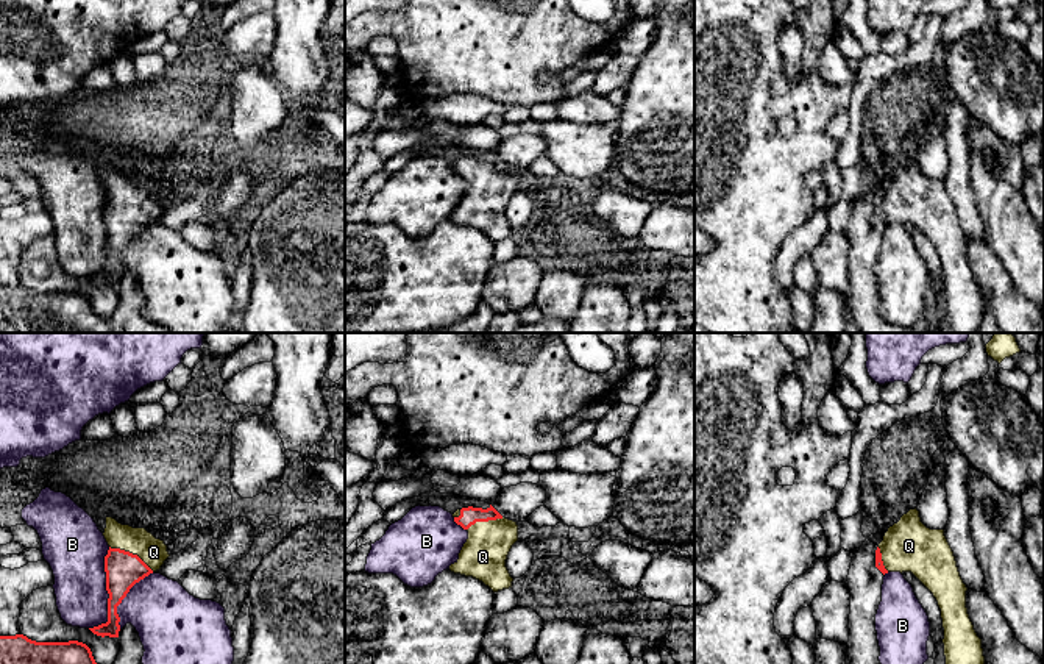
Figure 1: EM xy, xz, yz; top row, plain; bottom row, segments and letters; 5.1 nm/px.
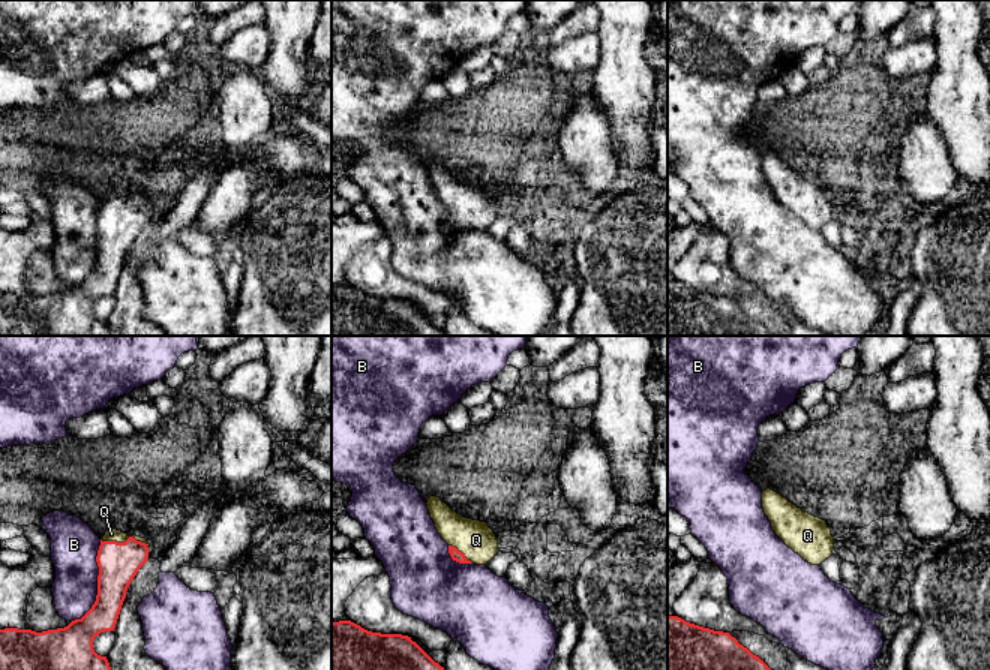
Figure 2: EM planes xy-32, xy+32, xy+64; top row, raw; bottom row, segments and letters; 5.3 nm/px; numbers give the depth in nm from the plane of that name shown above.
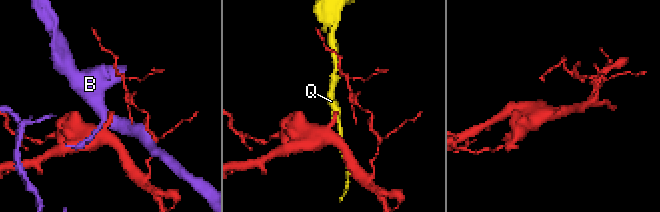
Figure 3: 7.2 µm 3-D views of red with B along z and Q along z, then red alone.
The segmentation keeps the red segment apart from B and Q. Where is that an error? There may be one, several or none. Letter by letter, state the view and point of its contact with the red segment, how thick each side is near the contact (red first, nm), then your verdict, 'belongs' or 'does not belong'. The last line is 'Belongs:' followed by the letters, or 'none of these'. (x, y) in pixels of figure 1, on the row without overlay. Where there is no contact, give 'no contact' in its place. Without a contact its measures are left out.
B: xy (108, 242) | 190/280 nm | does not belong
Q: xy (131, 203) | 190/140 nm | belongs
Belongs: Q

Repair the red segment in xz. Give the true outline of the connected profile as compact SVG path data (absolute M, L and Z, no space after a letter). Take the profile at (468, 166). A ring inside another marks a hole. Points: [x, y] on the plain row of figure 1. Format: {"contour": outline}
{"contour": "M492 155L487 159L462 158L453 167L468 181L468 189L449 220L482 231L493 242L512 237L506 209L518 191L517 172L502 167Z"}

